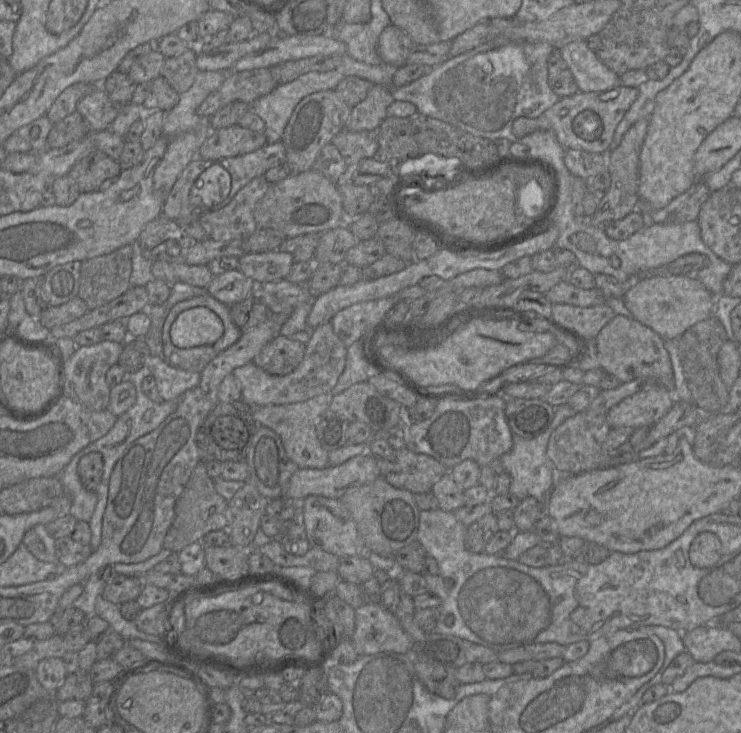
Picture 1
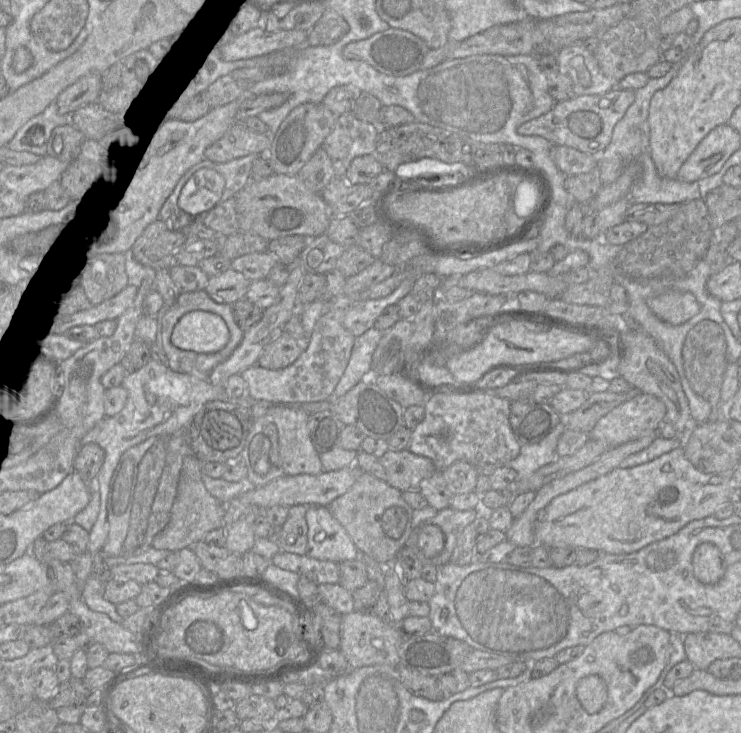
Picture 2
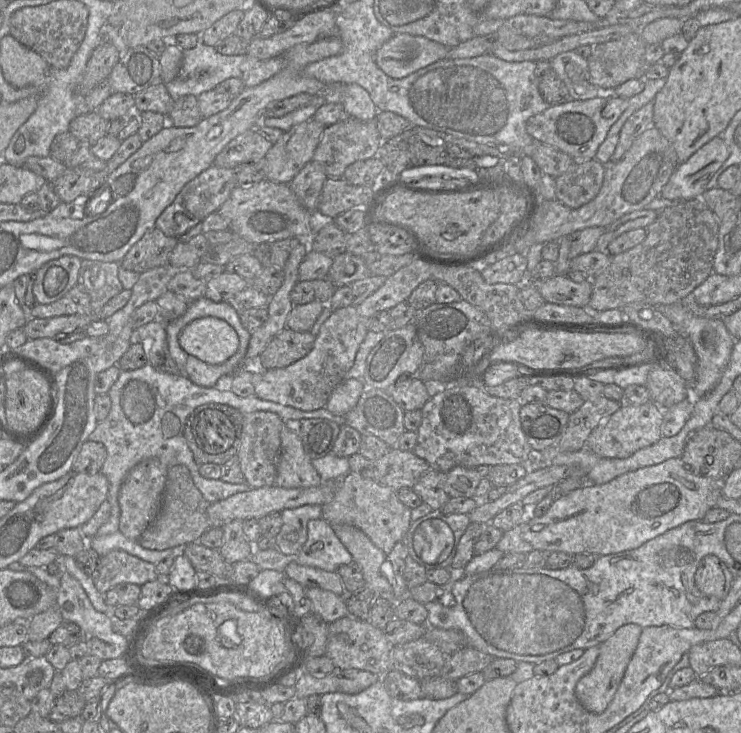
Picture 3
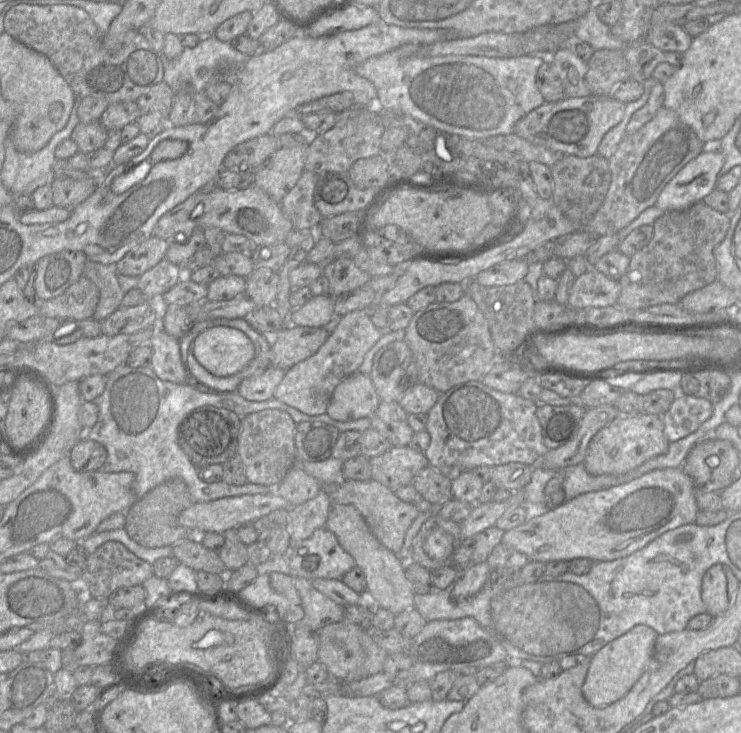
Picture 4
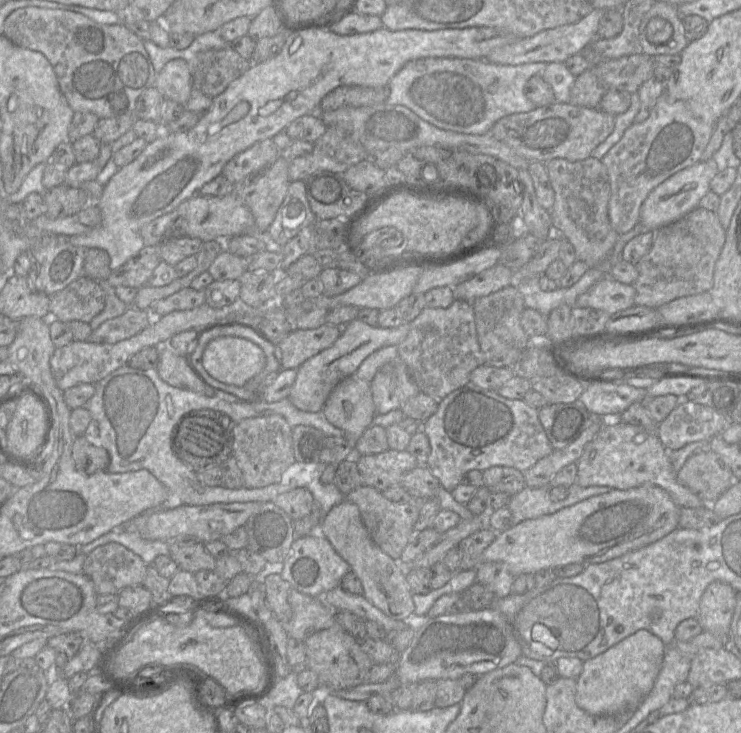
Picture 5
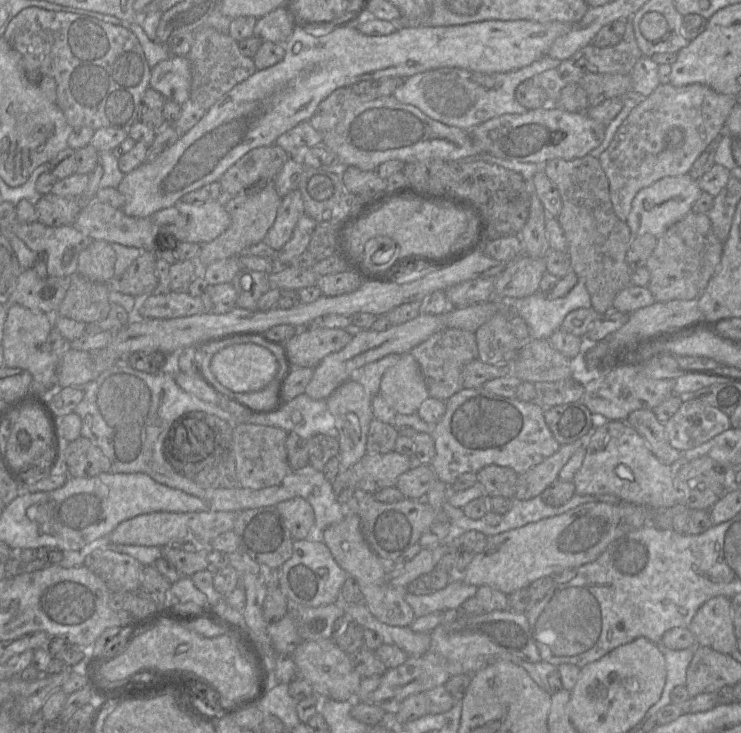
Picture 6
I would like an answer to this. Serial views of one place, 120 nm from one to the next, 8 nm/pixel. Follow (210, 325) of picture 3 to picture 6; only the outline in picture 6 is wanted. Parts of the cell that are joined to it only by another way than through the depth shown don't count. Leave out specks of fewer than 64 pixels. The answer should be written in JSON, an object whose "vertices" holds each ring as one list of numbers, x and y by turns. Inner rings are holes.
{"vertices":[[250,343,221,349,210,364,215,378,229,390,238,393,266,389,279,366,279,361,269,350]]}

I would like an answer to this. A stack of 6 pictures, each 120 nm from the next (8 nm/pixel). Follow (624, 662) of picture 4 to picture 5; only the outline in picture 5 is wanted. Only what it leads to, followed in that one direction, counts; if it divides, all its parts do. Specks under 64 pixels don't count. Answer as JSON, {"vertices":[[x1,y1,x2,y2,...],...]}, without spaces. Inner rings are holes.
{"vertices":[[640,629,605,652,583,662,576,682,575,701,591,715,633,710,651,692,661,669,666,645,648,630]]}

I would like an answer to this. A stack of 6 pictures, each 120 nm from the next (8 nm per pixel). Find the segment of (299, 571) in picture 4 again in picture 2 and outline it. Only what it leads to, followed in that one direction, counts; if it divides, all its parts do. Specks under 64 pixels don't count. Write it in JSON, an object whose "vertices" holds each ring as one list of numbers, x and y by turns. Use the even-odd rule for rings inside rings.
{"vertices":[[305,505,307,532,306,555,318,560,340,563,359,558,360,552,328,507]]}

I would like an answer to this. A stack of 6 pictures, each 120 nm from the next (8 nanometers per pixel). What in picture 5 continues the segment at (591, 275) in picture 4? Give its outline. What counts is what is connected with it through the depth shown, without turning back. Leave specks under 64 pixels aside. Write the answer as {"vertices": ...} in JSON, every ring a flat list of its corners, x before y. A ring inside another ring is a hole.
{"vertices":[[604,276,577,298,575,306,594,308,612,315,634,306,635,293,632,285]]}

